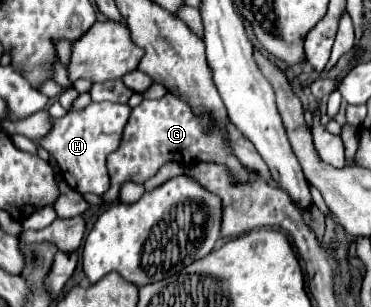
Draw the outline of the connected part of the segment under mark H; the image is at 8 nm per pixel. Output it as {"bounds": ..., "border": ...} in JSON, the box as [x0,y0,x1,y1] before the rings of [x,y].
{"bounds":[40,103,128,195],"border":[[[90,103],[80,111],[70,111],[60,119],[52,119],[52,129],[40,139],[40,147],[44,147],[56,159],[64,181],[74,191],[104,195],[110,187],[110,177],[106,177],[106,157],[118,149],[122,127],[126,125],[128,117],[128,105]]]}

